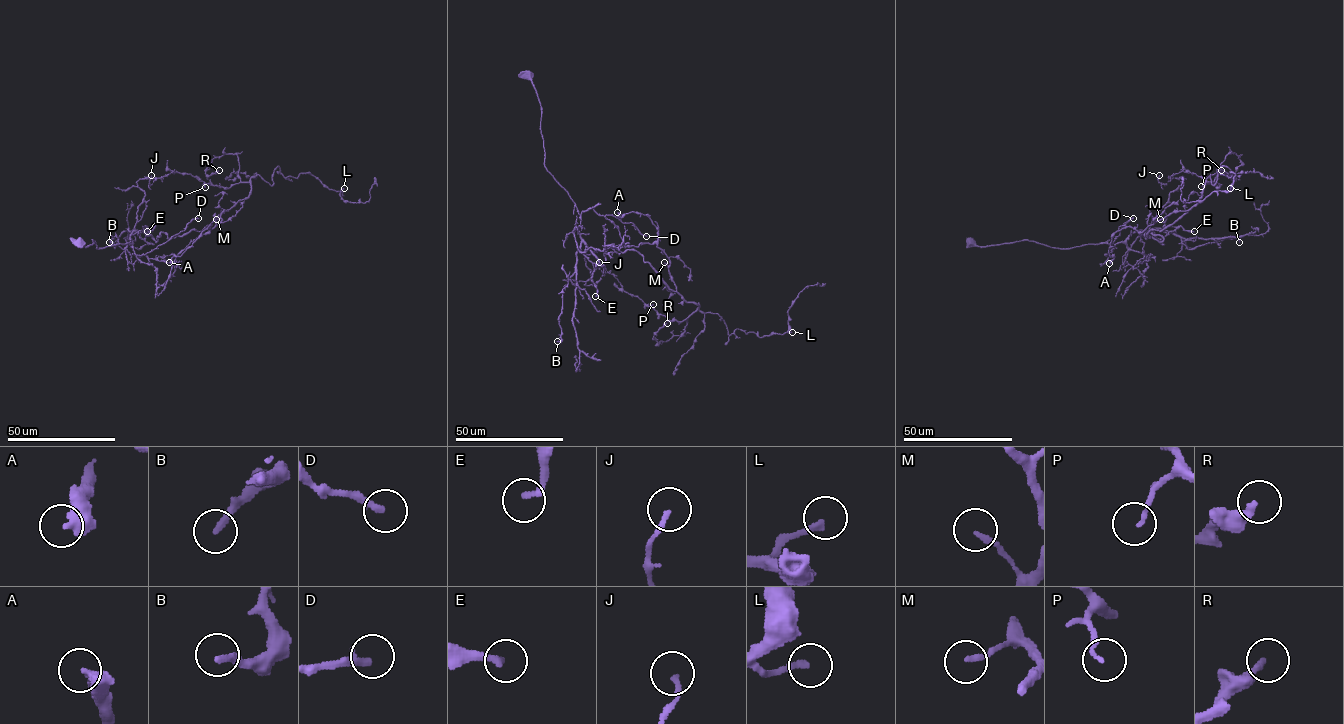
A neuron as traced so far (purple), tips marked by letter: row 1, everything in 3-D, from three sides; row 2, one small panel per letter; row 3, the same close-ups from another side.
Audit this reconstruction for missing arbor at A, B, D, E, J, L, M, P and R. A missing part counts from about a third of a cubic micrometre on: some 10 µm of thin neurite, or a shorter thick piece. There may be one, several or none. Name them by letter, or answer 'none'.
D, L

